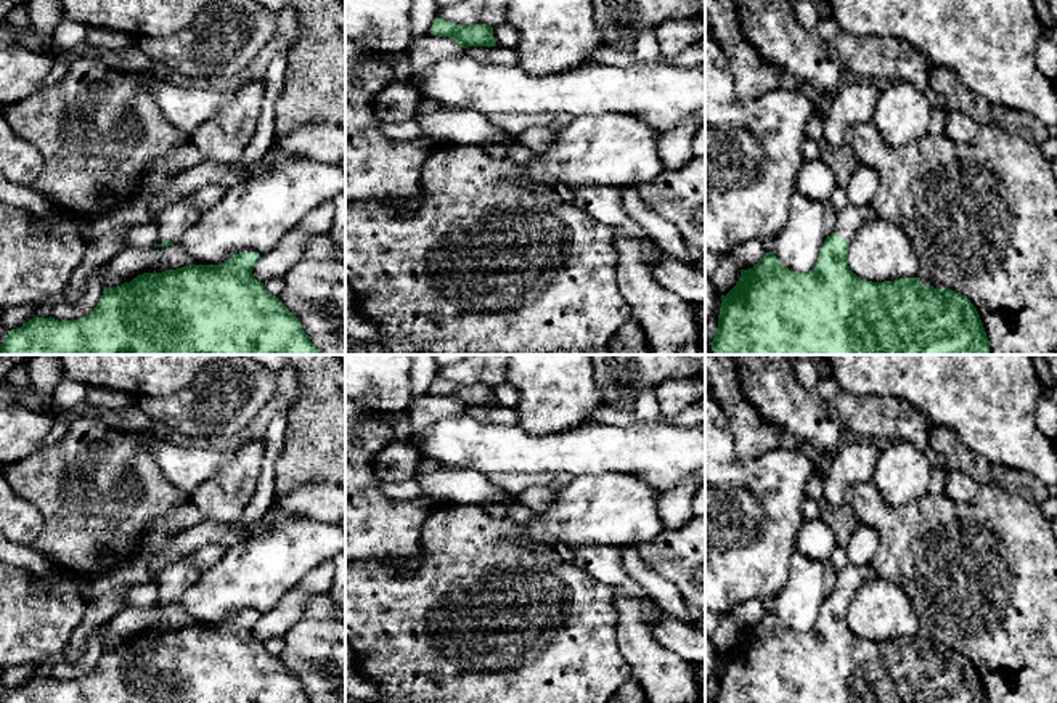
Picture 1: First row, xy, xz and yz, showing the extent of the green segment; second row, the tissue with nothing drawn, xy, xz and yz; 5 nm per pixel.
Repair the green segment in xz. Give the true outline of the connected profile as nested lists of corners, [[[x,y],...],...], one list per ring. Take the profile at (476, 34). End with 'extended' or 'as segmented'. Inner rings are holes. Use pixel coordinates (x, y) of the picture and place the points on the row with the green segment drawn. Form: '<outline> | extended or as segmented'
[[[435,18],[431,30],[434,35],[453,39],[456,45],[467,47],[496,47],[493,27],[487,24],[461,26],[442,18]]] | as segmented

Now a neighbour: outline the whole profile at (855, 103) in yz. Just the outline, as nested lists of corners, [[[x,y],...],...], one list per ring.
[[[856,80],[842,85],[839,93],[827,103],[822,116],[822,133],[830,144],[842,144],[845,132],[856,124],[871,122],[882,85]]]

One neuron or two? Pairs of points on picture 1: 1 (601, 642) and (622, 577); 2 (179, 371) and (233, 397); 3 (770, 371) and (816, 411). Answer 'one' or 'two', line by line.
1: two
2: two
3: one

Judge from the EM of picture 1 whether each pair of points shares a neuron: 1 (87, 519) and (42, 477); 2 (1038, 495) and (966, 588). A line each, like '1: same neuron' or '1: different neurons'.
1: same neuron
2: different neurons

